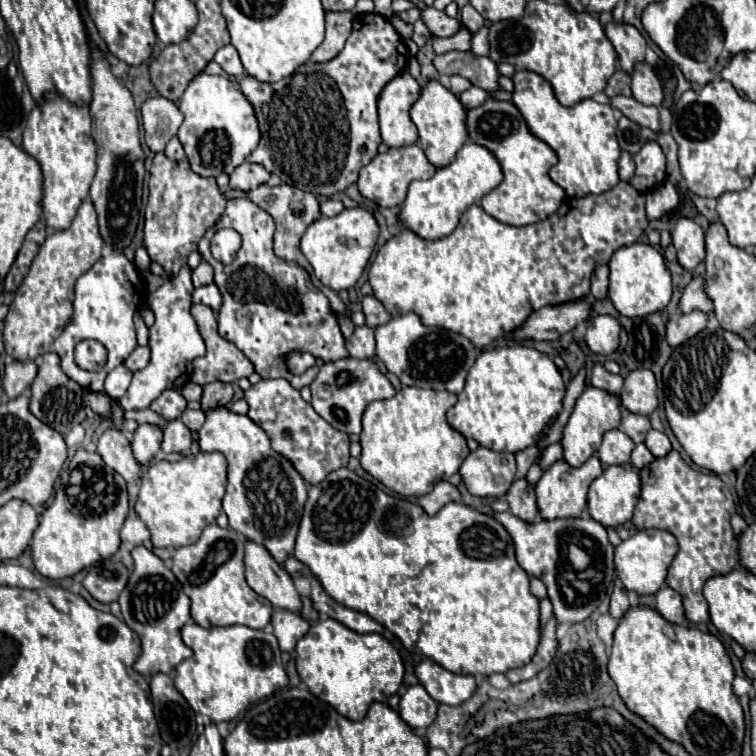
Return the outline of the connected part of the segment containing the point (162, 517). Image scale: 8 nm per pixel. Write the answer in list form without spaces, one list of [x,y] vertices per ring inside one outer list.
[[[198,452],[184,456],[180,462],[156,460],[142,474],[136,514],[152,532],[156,548],[180,548],[194,544],[202,530],[216,522],[222,512],[222,496],[226,488],[226,460],[220,452]]]

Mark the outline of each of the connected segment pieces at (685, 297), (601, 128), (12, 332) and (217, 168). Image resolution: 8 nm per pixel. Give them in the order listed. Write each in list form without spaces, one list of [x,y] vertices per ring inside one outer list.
[[[694,276],[692,282],[684,288],[682,298],[680,298],[680,310],[682,312],[692,312],[692,310],[712,312],[712,300],[704,292],[704,278],[702,276]]]
[[[516,70],[512,82],[514,90],[510,102],[524,116],[528,130],[558,154],[558,164],[550,168],[550,178],[560,188],[564,188],[564,192],[570,198],[600,194],[608,188],[614,188],[620,182],[618,158],[621,148],[616,140],[618,124],[610,104],[600,104],[588,98],[572,108],[566,108],[556,100],[550,82],[530,70]]]
[[[86,200],[76,218],[72,220],[70,230],[52,232],[46,242],[40,246],[28,276],[16,290],[16,296],[10,304],[6,322],[4,322],[4,348],[6,354],[14,360],[36,360],[38,356],[50,352],[52,342],[64,330],[64,324],[72,316],[72,292],[74,282],[92,268],[92,264],[102,256],[102,240],[98,232],[96,210],[92,202]]]
[[[198,74],[182,96],[180,112],[184,114],[184,122],[178,130],[178,138],[192,170],[200,176],[218,176],[220,172],[230,174],[258,146],[260,130],[254,106],[226,76]]]

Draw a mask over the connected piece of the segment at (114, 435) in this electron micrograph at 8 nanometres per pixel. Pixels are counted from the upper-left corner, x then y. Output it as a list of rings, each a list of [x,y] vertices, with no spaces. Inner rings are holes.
[[[116,428],[104,430],[104,434],[98,440],[98,454],[112,470],[124,476],[128,484],[132,484],[134,478],[138,476],[140,464],[134,460],[130,440],[120,430]]]

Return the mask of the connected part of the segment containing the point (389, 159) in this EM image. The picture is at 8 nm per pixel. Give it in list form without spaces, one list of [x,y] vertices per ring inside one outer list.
[[[410,144],[410,146],[402,146],[402,148],[390,148],[388,152],[378,154],[368,166],[364,166],[360,170],[358,188],[360,188],[362,196],[376,202],[378,206],[392,208],[392,206],[400,206],[404,202],[406,192],[408,192],[408,184],[412,180],[428,180],[434,176],[434,172],[436,172],[436,168],[428,162],[424,150],[418,144]]]

